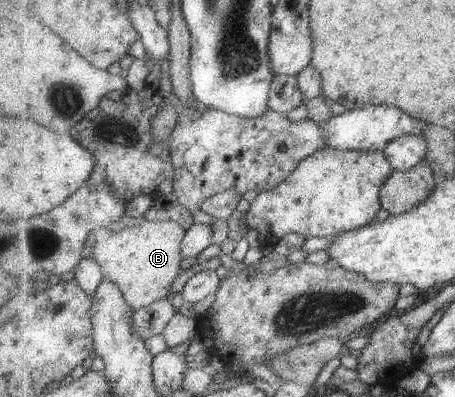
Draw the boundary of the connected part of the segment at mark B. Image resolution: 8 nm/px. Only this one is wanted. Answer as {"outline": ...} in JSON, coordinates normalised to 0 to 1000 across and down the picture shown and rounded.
{"outline":[[[323,557],[242,587],[231,607],[200,610],[193,635],[222,670],[229,703],[257,715],[297,781],[378,746],[376,720],[398,690],[400,612],[409,579],[382,557]]]}

